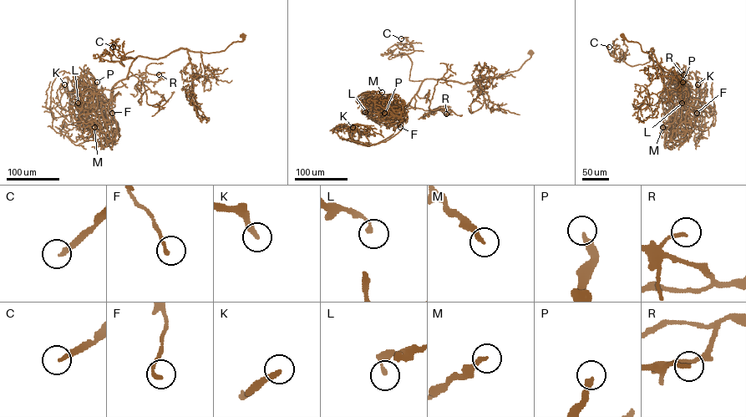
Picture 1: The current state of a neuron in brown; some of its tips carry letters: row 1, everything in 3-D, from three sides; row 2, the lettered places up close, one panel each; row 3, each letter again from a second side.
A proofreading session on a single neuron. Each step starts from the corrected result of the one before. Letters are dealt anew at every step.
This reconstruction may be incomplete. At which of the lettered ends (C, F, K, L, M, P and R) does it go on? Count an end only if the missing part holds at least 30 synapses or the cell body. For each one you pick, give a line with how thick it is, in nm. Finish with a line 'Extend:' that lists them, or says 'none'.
C: calibre 220 nm
M: calibre 240 nm
P: calibre 280 nm
Extend: C, M, P

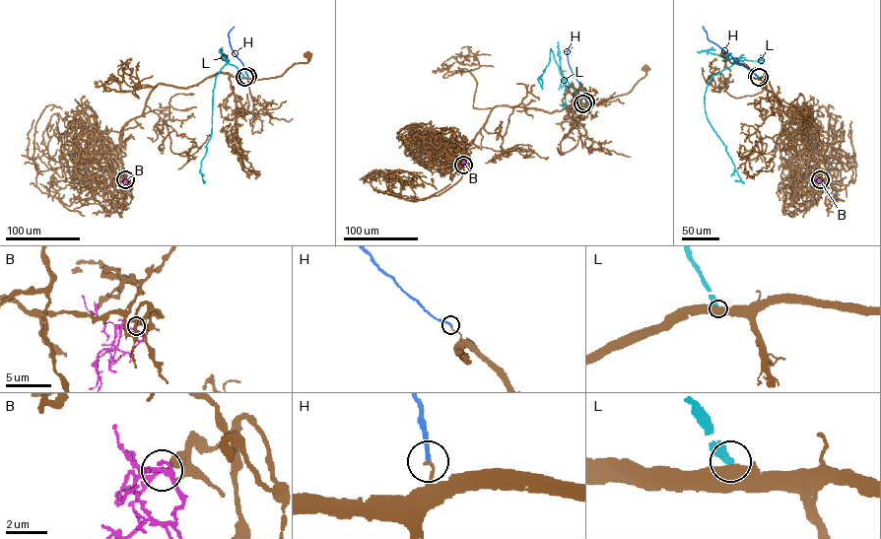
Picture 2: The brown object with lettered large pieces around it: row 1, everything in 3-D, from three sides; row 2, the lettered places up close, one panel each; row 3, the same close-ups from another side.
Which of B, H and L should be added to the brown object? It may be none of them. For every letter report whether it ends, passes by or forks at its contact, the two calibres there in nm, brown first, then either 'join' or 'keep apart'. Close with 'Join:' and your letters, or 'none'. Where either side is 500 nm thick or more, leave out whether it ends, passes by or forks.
B: it passes by; calibres 360 and 140 nm; keep apart
H: it ends; calibres 130 and 190 nm; keep apart
L: calibres 650 and 320 nm; keep apart
Join: none

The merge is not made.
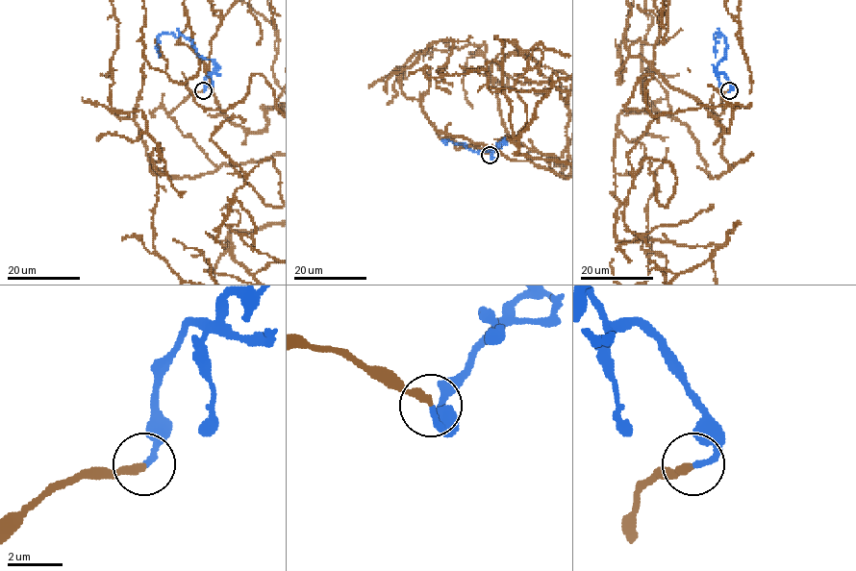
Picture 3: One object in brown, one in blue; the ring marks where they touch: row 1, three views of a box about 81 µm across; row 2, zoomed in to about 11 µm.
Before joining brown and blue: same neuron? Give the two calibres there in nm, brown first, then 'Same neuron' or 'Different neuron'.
Thickness 280 nm (brown) against 190 nm. Same neuron

